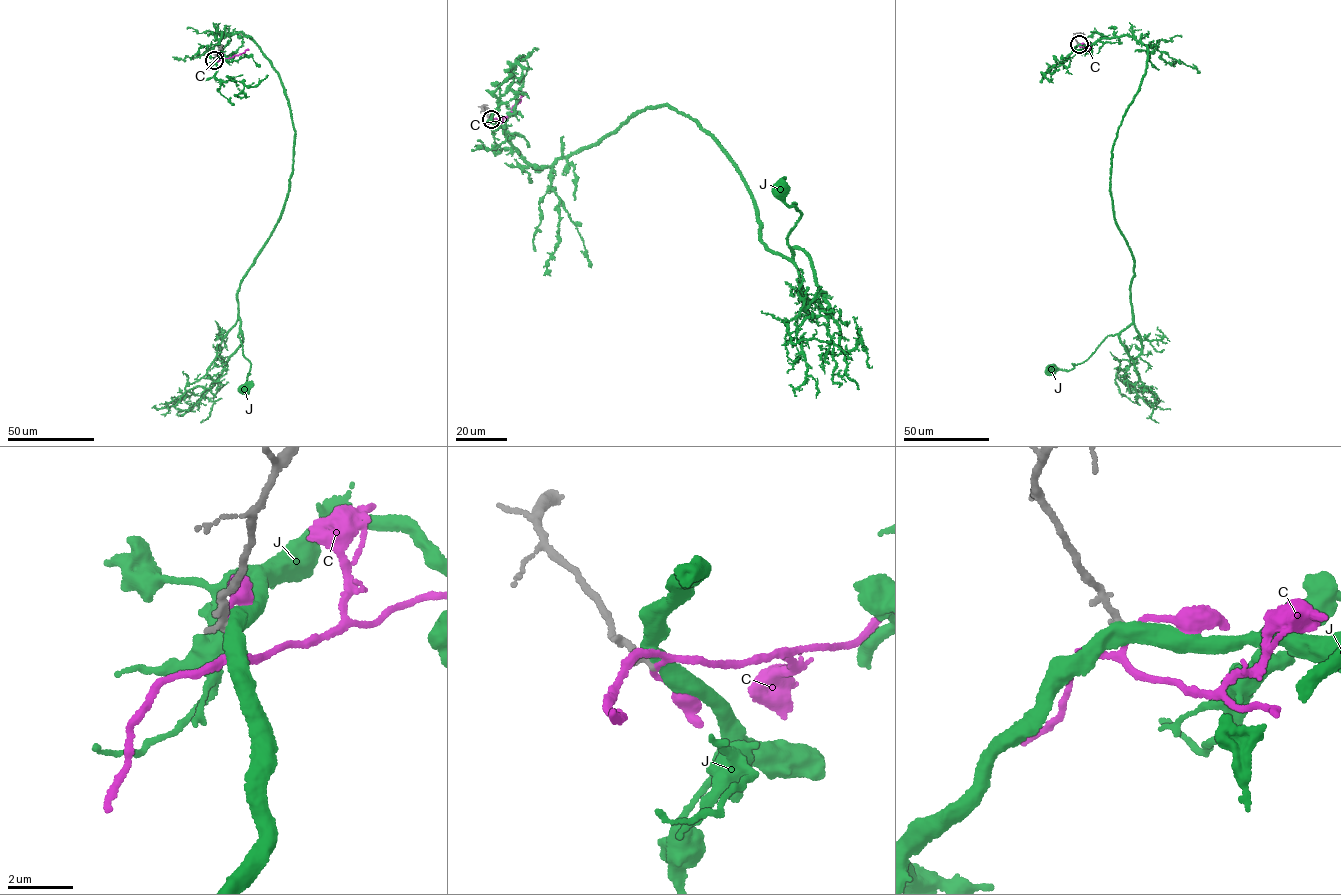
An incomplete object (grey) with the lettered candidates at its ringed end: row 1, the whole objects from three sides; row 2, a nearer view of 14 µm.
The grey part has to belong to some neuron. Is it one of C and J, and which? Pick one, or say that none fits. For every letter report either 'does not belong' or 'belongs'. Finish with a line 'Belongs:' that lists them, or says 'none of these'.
C: does not belong
J: does not belong
Belongs: none of these

